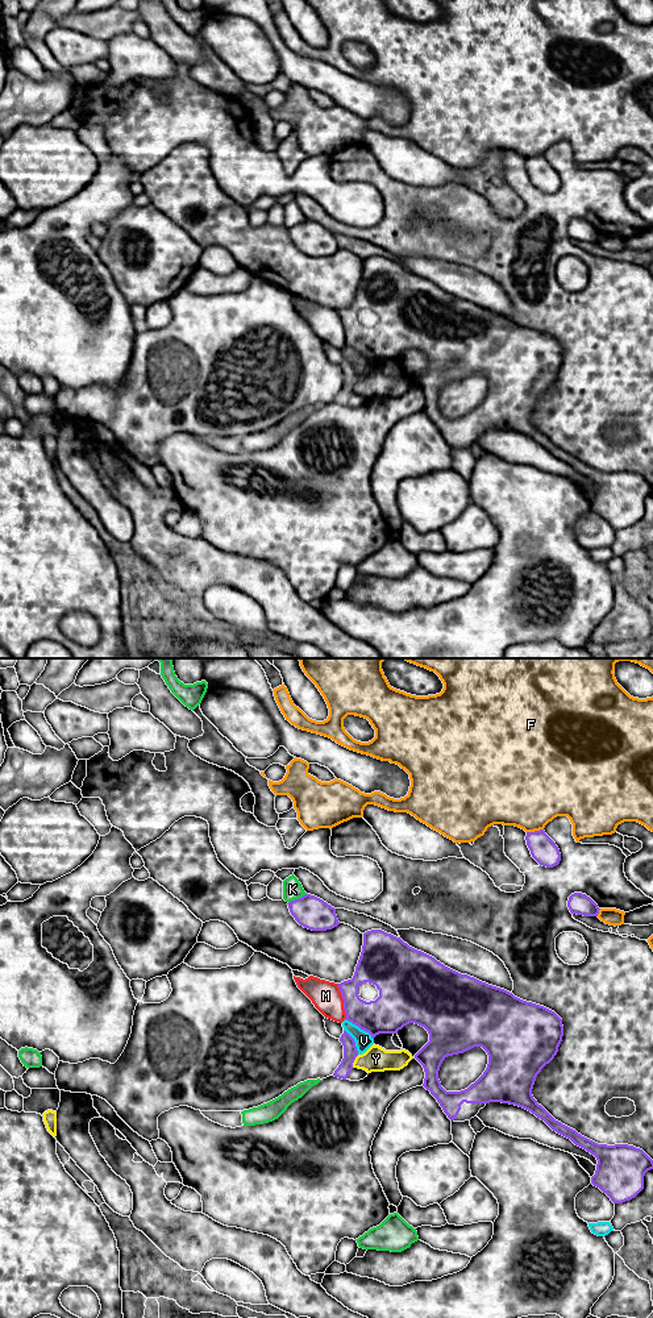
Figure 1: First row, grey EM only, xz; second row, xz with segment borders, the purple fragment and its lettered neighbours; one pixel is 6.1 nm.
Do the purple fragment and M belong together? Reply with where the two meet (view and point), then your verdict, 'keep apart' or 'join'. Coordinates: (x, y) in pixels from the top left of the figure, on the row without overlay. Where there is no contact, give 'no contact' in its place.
xz (344, 327) | join

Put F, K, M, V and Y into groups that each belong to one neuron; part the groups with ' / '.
F / K / M / V / Y

